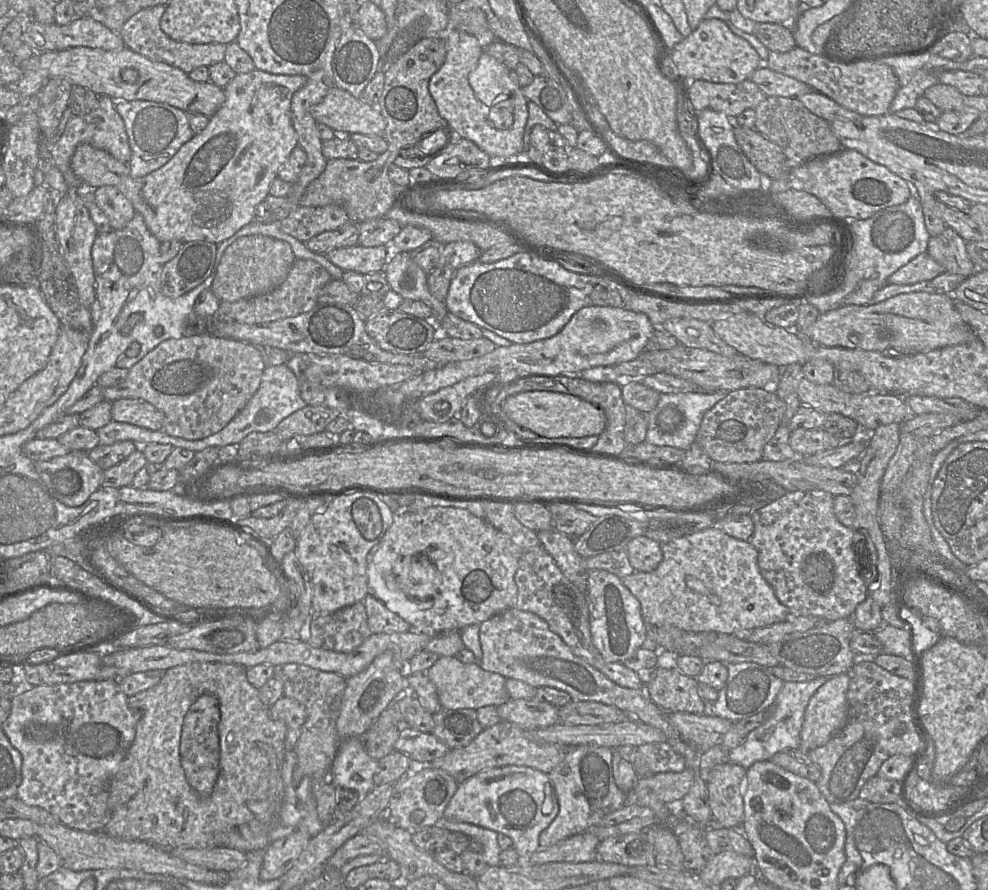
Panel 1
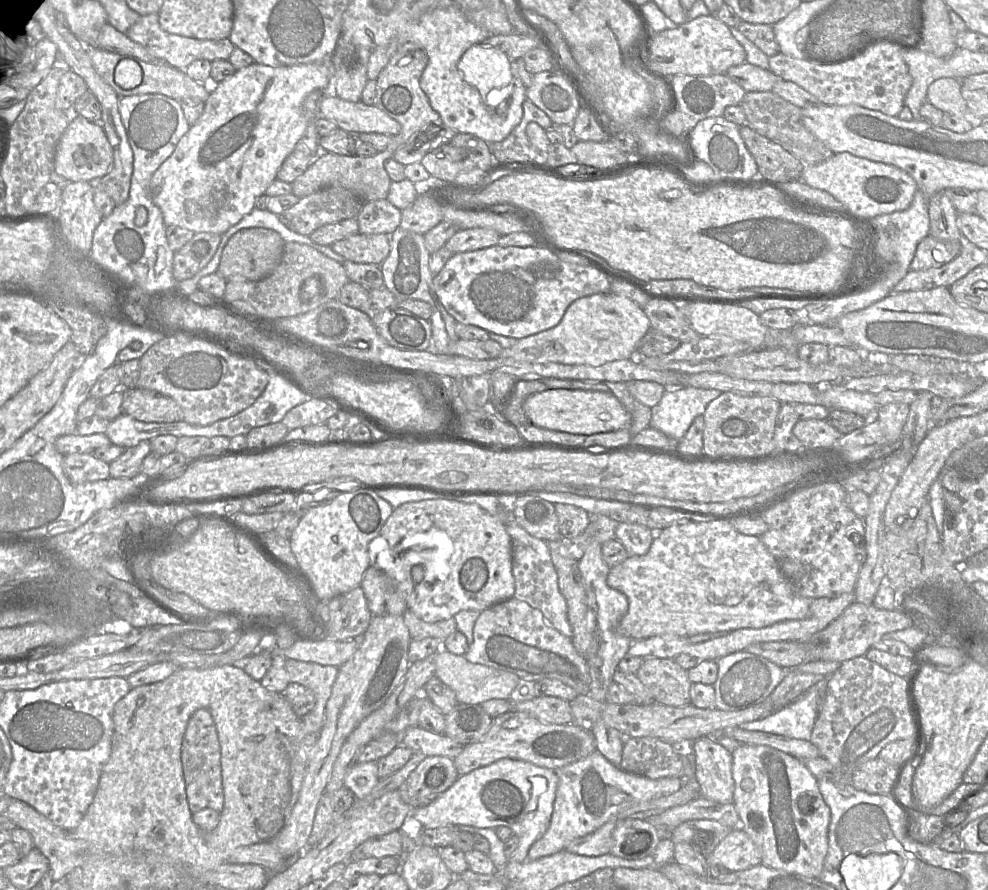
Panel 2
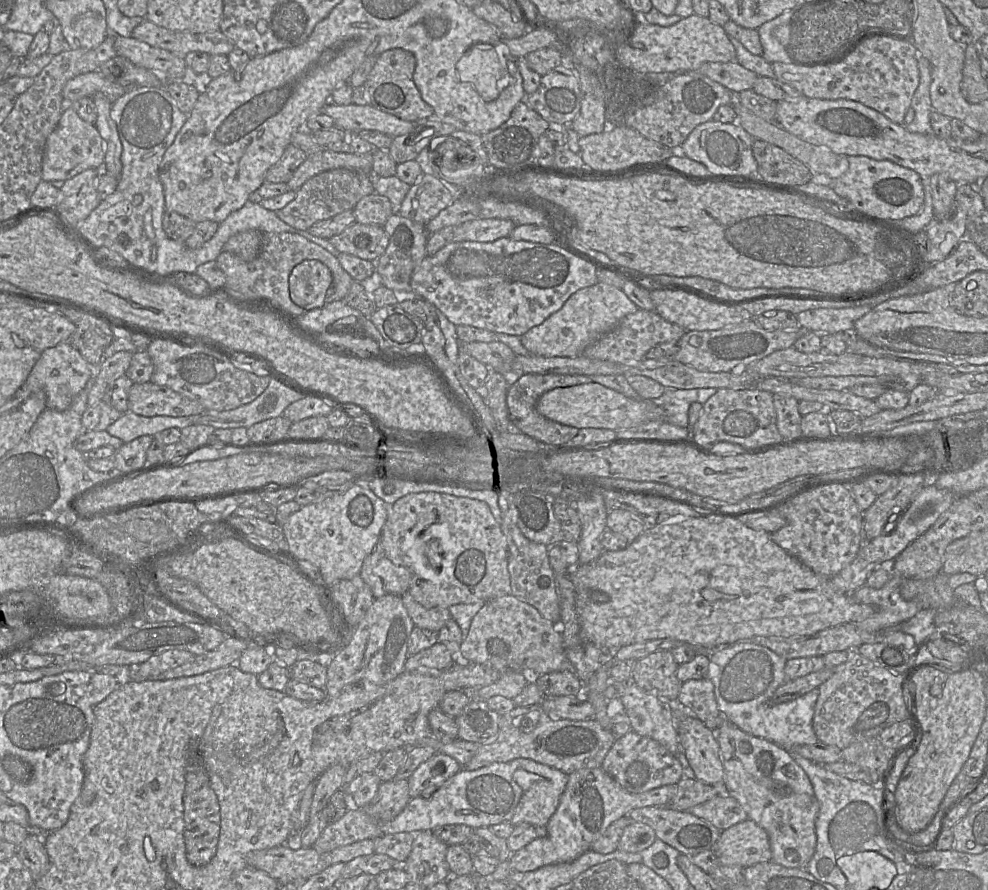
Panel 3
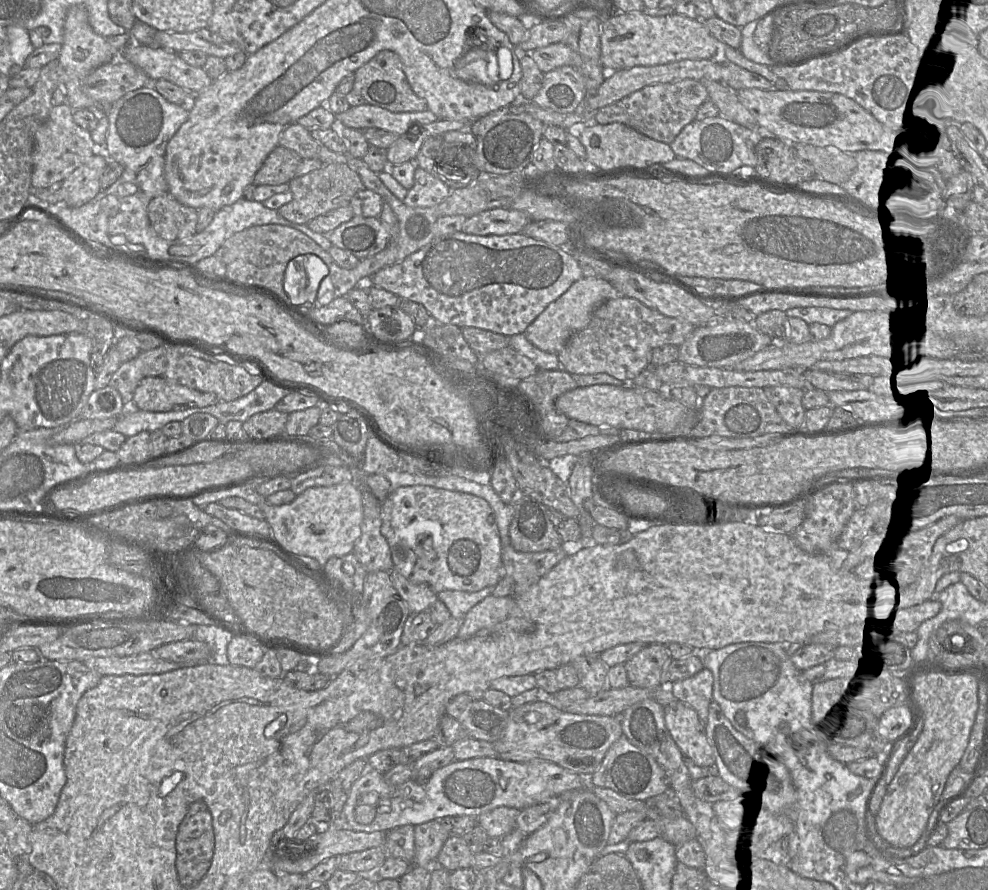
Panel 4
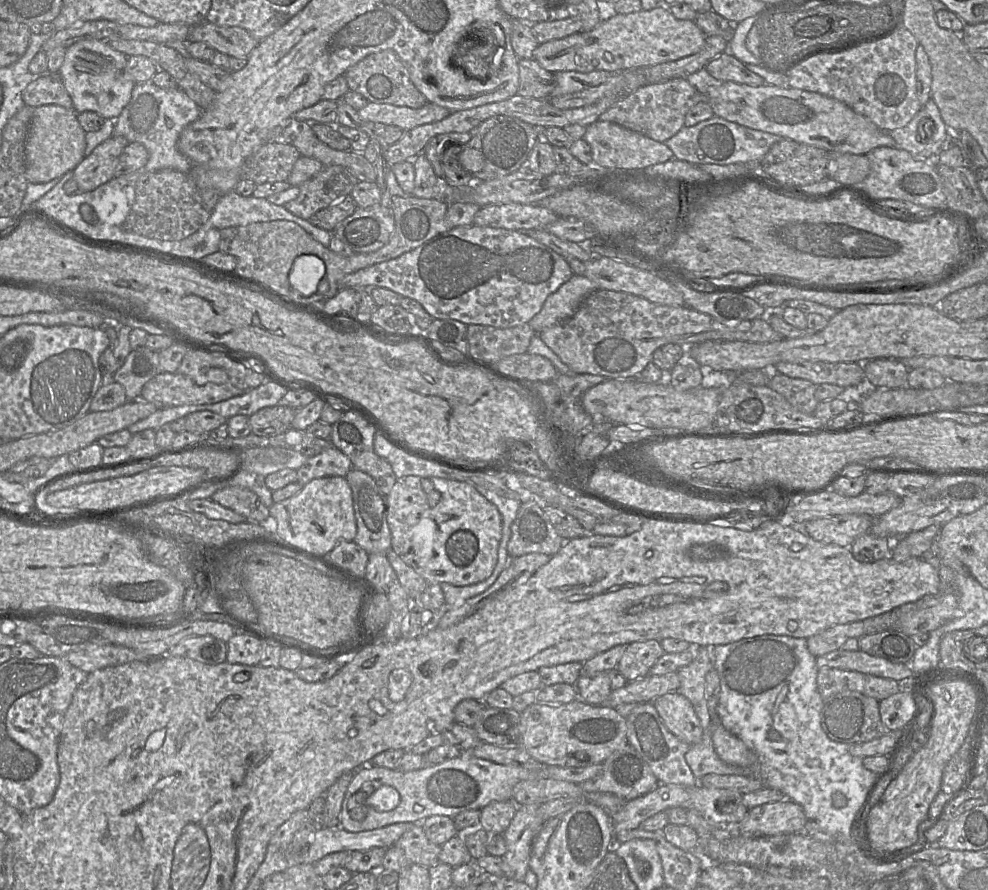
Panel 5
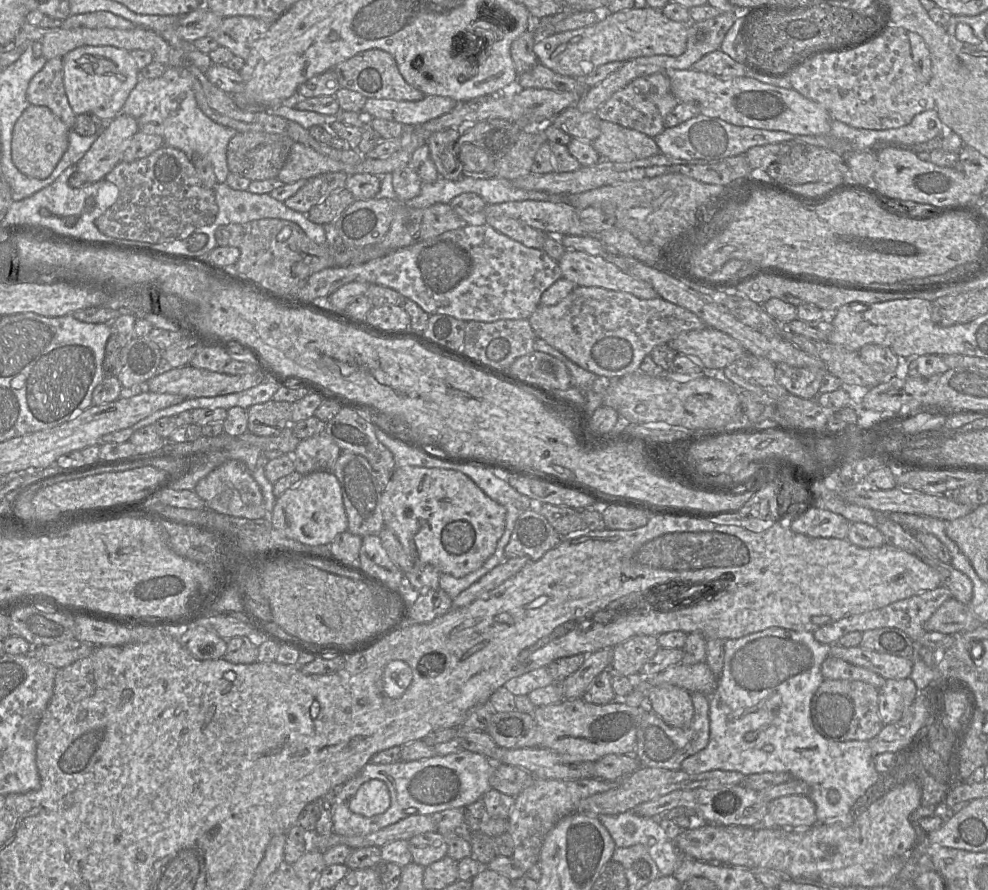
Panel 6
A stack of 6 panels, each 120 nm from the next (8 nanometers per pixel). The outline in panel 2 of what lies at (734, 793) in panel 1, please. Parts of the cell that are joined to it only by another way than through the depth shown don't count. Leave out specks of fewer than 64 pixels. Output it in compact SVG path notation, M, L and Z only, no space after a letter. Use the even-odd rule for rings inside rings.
M713 736L699 737L684 747L689 745L695 755L695 778L700 785L701 796L721 804L733 803L735 784L732 774L732 753L717 743Z

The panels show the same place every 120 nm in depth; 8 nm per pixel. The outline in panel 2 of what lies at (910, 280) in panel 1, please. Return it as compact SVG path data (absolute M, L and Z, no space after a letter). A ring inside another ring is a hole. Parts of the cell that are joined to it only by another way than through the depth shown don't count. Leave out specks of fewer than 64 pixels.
M928 234L917 245L910 270L940 267L952 261L960 250L960 241L941 241Z

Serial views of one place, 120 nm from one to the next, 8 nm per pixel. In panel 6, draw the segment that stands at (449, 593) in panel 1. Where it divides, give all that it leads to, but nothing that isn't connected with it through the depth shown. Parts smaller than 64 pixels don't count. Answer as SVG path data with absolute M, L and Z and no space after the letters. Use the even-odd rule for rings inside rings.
M410 465L396 467L382 491L381 509L385 526L397 536L414 565L429 564L441 574L456 578L480 568L494 553L505 529L505 507L487 496L467 475L453 469Z

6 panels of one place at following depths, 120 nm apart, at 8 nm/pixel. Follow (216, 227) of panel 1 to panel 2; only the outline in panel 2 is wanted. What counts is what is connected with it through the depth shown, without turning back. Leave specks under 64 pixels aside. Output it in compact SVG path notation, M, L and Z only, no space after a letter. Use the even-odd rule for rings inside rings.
M332 56L318 63L300 64L294 66L270 67L253 62L249 66L236 70L232 76L222 82L211 85L210 95L204 103L204 109L197 122L190 126L187 133L179 140L171 156L165 160L153 173L149 183L149 196L160 209L165 226L178 226L193 233L207 232L222 235L230 227L237 224L245 215L254 209L256 198L264 195L269 185L276 179L277 172L285 159L295 149L301 140L306 127L307 118L304 116L303 103L306 97L316 90L326 91L333 75ZM78 116L68 123L55 147L54 171L69 182L95 183L108 173L112 162L112 148L101 124Z

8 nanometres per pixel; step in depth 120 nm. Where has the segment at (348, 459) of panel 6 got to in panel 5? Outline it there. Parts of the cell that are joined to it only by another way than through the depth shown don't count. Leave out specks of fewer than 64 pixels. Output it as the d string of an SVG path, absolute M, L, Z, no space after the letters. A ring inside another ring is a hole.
M352 468L345 478L351 487L357 523L354 542L368 554L386 554L392 548L386 495L379 489L374 478L361 470Z

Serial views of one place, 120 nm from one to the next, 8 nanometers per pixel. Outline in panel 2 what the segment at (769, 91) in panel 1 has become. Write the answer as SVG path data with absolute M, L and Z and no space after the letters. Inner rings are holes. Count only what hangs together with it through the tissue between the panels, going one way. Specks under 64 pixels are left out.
M743 63L730 67L725 75L739 84L746 92L769 92L782 78L776 76L769 69Z

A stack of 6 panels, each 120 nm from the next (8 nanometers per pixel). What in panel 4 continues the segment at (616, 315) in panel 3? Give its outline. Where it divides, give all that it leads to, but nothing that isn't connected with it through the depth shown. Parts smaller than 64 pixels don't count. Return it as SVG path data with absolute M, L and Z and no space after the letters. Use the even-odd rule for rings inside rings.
M582 277L575 281L566 292L551 302L537 318L526 328L526 338L540 350L558 353L567 340L576 332L585 328L594 310L603 302L622 296L606 279Z

